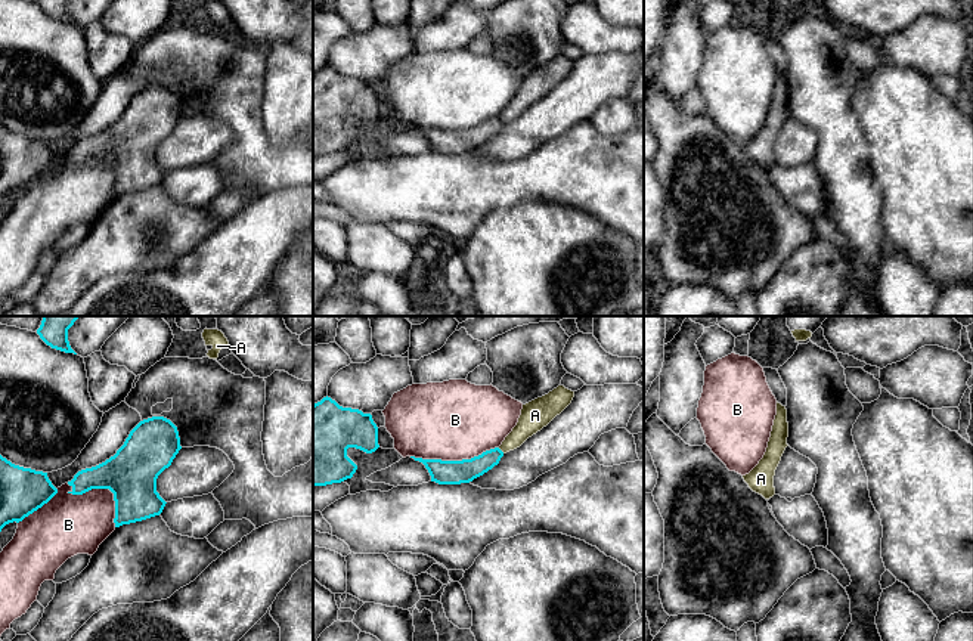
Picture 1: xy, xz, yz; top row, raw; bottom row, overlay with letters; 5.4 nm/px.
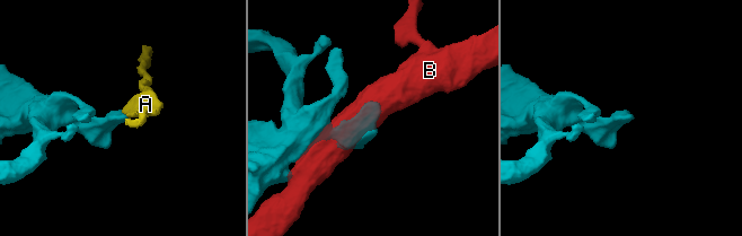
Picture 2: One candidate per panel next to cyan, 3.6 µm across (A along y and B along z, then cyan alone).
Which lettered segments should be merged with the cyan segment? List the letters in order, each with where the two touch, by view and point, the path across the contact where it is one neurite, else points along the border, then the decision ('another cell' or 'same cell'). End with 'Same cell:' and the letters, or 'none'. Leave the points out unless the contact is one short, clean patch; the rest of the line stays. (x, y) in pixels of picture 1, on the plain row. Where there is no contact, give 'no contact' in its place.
A: meets cyan in xz at (499, 118); border along xz (498, 117), (504, 121); another cell
B: meets cyan in xy at (104, 157); another cell
Same cell: none

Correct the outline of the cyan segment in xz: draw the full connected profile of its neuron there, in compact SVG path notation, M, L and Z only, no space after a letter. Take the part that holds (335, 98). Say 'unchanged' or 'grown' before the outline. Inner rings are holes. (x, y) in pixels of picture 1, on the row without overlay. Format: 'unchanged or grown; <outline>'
unchanged; M326 65L313 74L313 155L353 146L357 134L347 126L348 117L375 121L378 96L371 83L343 77Z

